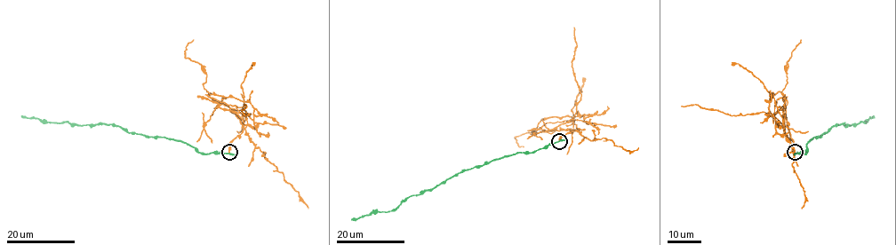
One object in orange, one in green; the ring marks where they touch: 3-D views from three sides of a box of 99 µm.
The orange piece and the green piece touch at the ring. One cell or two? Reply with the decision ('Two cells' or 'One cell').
Two cells

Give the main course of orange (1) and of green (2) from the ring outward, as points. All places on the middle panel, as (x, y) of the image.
1: (559, 140), (573, 130), (566, 122), (584, 115), (543, 119), (536, 133), (515, 138), (524, 146)
2: (560, 140), (528, 153), (516, 153), (476, 165), (420, 194), (407, 197), (390, 211), (371, 212), (351, 220)

